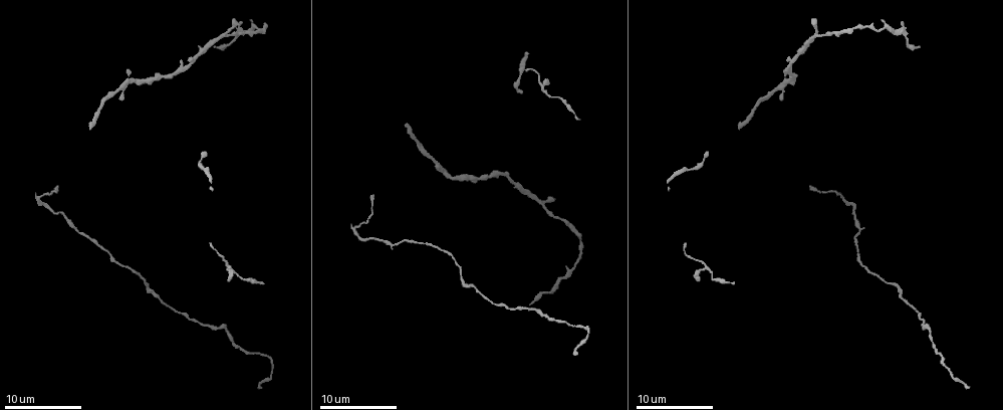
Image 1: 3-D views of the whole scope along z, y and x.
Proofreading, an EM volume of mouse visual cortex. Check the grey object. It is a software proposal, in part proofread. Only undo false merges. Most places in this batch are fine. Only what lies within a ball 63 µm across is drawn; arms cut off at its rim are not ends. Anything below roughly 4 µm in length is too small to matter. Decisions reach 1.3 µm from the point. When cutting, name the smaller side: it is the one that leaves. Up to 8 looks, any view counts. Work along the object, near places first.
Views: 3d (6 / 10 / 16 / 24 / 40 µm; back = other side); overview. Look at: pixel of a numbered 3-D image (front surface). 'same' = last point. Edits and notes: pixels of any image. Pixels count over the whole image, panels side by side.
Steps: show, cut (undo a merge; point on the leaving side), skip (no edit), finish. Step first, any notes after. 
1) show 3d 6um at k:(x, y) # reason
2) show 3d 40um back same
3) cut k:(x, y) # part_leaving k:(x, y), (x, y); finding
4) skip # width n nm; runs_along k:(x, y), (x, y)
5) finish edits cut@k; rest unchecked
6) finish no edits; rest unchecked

show 3d 10um at 1:(930, 334) # thin neck

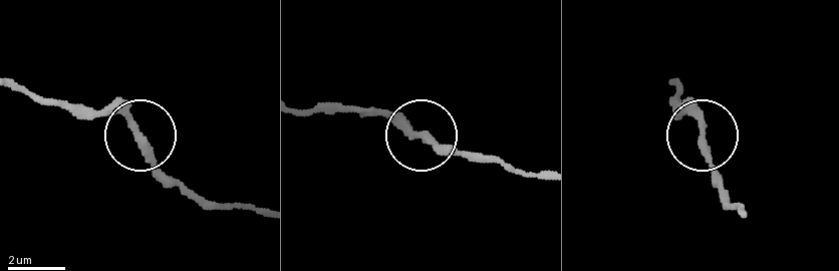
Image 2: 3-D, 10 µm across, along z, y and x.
skip # width 250 nm; runs_along 2:(302, 111), (381, 111), (412, 133), (480, 155); all the same neuron

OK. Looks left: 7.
show 3d 10um at 1:(181, 70) # three-way junction

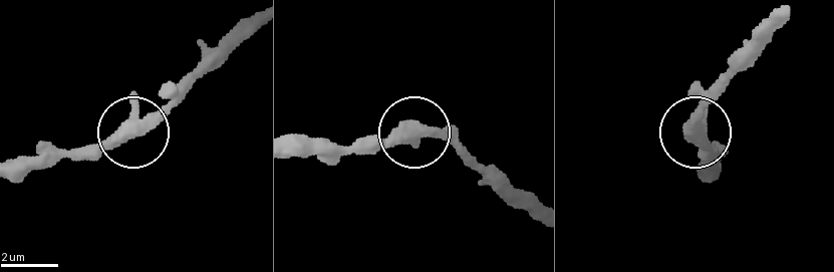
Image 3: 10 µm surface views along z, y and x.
skip # arms 3; runs_along 3:(13, 162), (48, 162), (120, 145), (183, 84); all the same neuron

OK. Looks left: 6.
show 3d 6um at 1:(884, 26) # thick turns thin

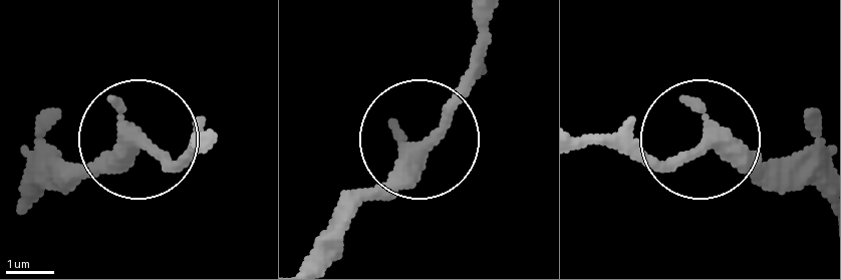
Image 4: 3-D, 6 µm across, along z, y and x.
skip # arms 3; runs_along 4:(482, 26), (478, 74), (446, 122), (354, 214); continuous, no second neuron

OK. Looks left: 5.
show 3d 10um at 1:(703, 160) # thin neck

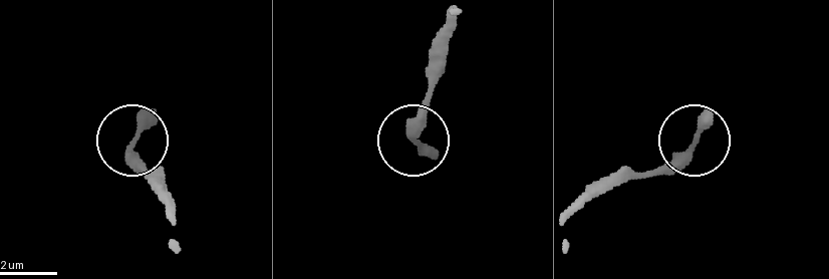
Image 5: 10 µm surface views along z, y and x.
show 3d 10um back at 5:(416, 141)

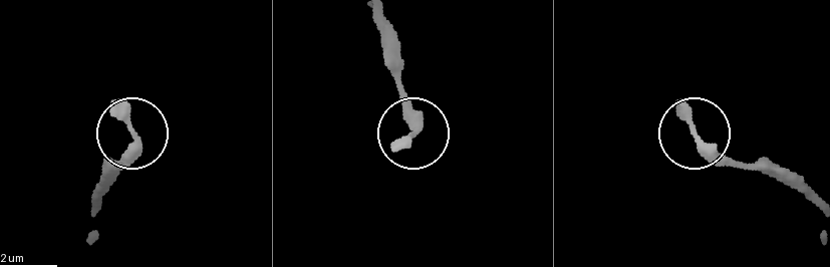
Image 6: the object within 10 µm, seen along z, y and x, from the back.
skip # continuous, no second neuron

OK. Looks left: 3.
finish no edits; rest unchecked

